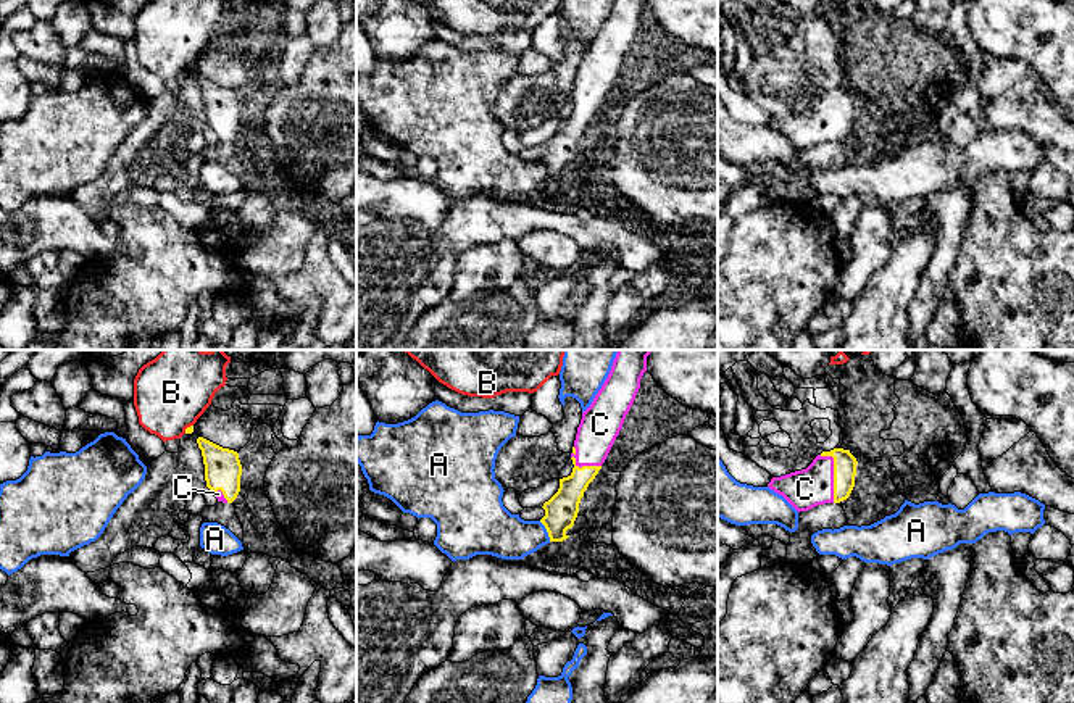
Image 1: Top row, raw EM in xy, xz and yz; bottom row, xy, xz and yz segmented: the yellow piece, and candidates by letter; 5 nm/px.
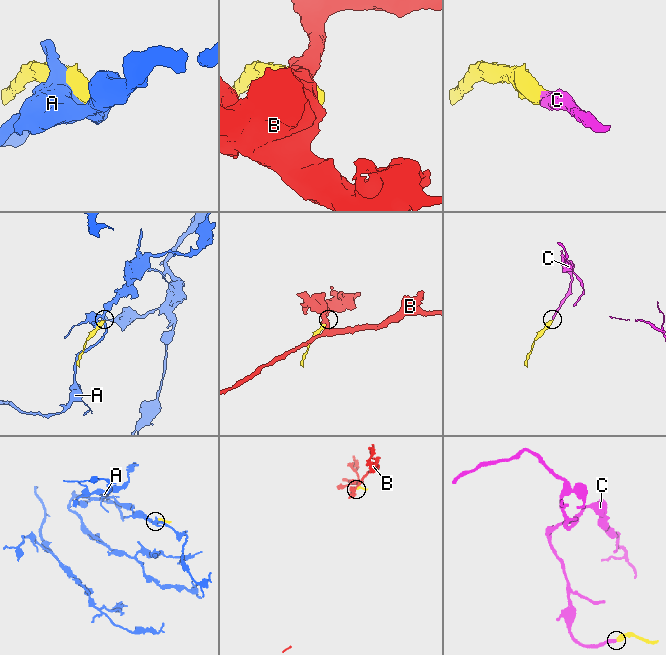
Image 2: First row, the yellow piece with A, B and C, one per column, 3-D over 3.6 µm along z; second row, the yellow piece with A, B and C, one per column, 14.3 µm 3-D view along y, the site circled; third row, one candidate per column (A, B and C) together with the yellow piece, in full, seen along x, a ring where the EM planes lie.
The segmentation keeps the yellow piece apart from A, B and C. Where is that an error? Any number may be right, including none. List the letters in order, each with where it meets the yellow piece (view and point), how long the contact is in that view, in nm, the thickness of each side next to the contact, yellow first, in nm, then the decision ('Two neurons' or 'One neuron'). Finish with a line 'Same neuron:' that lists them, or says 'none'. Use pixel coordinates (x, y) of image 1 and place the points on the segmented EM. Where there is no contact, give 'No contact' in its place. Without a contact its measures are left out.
A: Touches yellow at xz (547, 531). Shared border 120 nm. Thickness 160 nm (yellow) against 240 nm. Two neurons
B: Touches yellow at xy (187, 428). Shared border 60 nm. Thickness 30 nm (yellow) against 380 nm. Two neurons
C: Touches yellow at yz (834, 474). Shared border 260 nm. Thickness 110 nm (yellow) against 200 nm. One neuron
Same neuron: C

